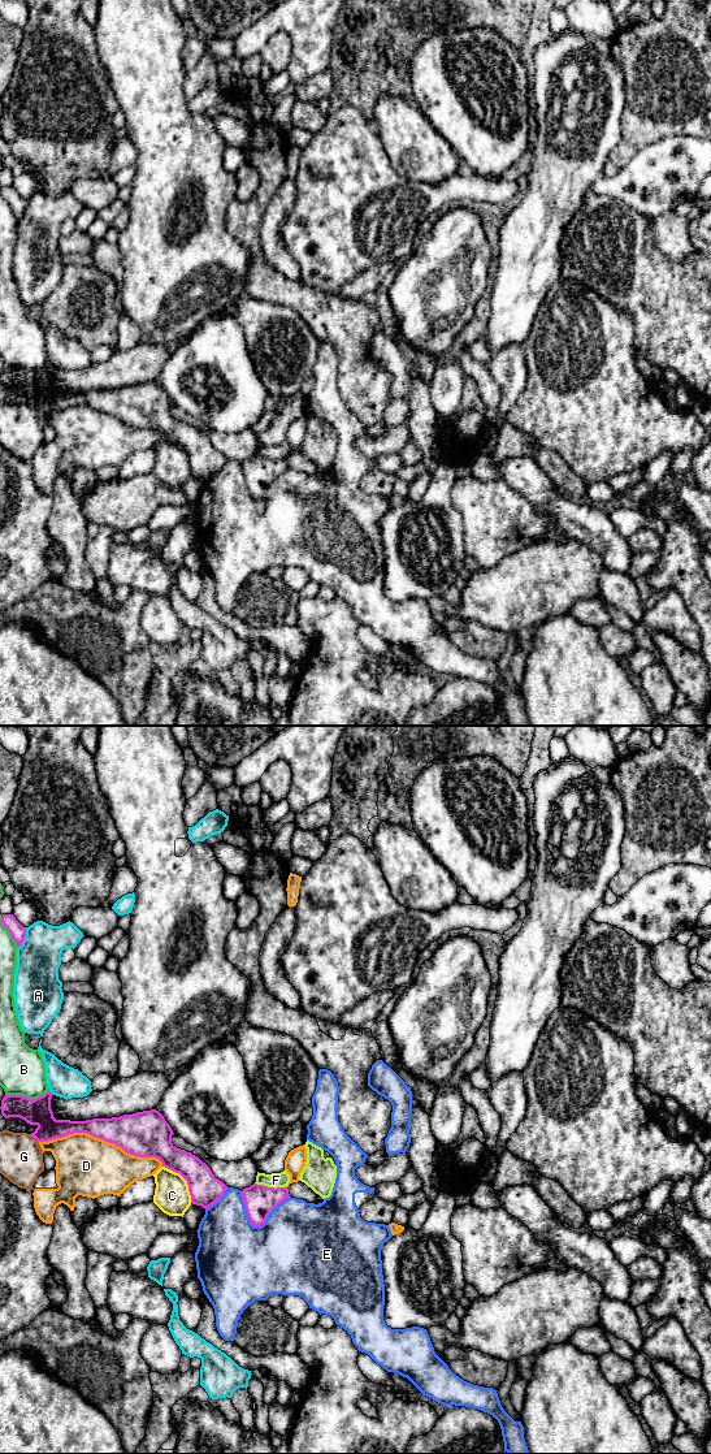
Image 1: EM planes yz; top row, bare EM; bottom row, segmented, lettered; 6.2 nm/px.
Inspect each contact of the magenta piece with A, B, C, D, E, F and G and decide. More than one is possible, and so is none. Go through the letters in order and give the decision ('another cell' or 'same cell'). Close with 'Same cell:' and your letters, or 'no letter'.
A: another cell
B: another cell
C: another cell
D: another cell
E: another cell
F: another cell
G: another cell
Same cell: no letter

